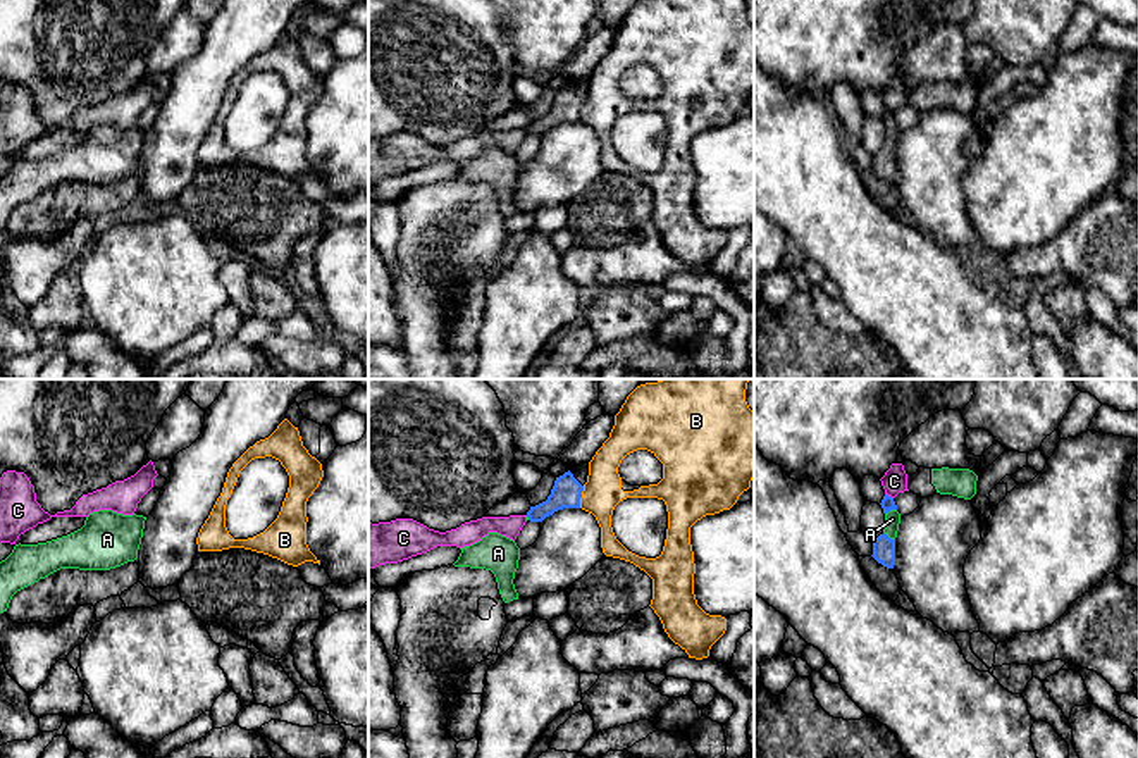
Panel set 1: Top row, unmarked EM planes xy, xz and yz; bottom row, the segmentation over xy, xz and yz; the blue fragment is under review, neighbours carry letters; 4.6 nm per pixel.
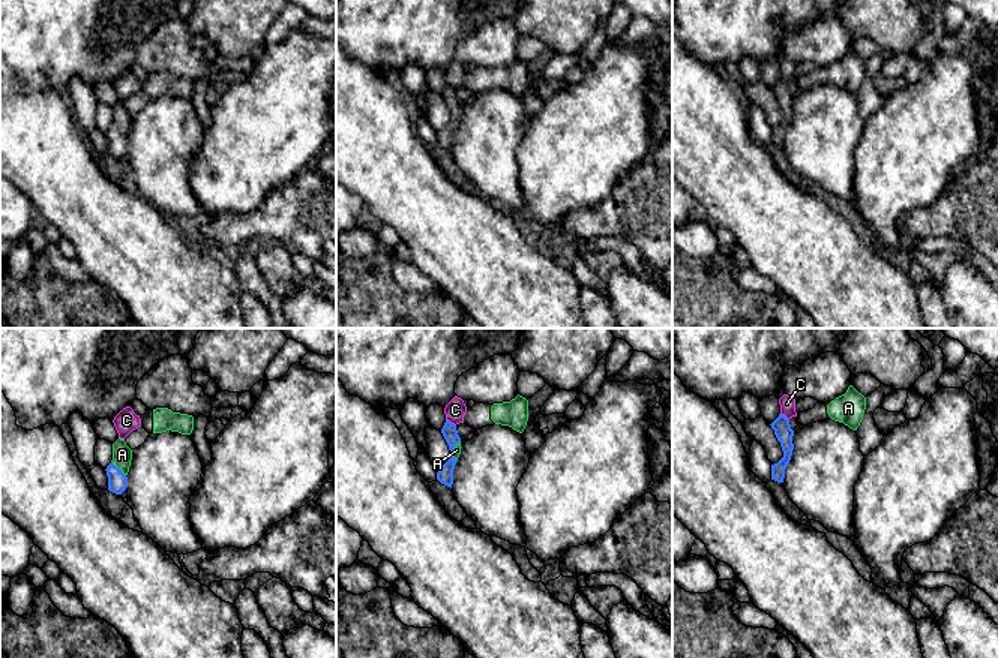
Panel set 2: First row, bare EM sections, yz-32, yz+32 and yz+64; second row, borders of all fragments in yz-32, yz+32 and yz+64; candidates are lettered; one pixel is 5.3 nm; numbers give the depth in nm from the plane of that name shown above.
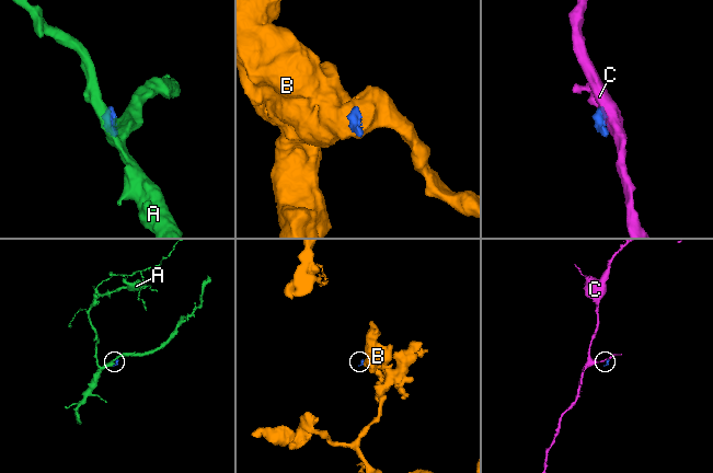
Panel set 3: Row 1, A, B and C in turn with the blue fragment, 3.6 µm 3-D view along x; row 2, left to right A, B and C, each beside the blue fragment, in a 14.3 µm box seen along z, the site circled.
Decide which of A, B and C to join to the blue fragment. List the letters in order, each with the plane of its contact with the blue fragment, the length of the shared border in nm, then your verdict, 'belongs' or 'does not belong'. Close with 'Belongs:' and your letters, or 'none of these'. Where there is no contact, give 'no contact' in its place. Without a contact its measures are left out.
A: contact in yz; length 60 nm; belongs
B: contact in xz; length 110 nm; does not belong
C: contact in yz; length 50 nm; does not belong
Belongs: A

